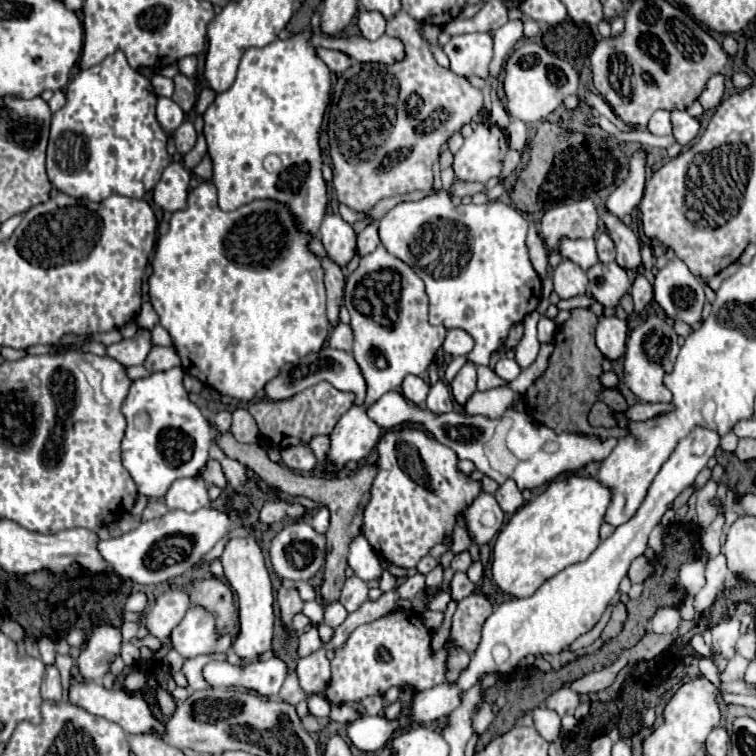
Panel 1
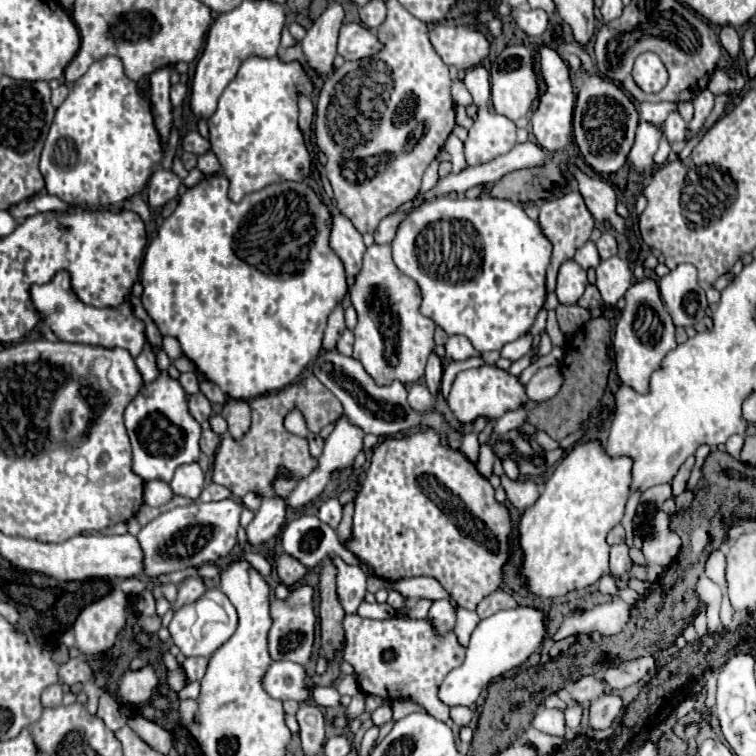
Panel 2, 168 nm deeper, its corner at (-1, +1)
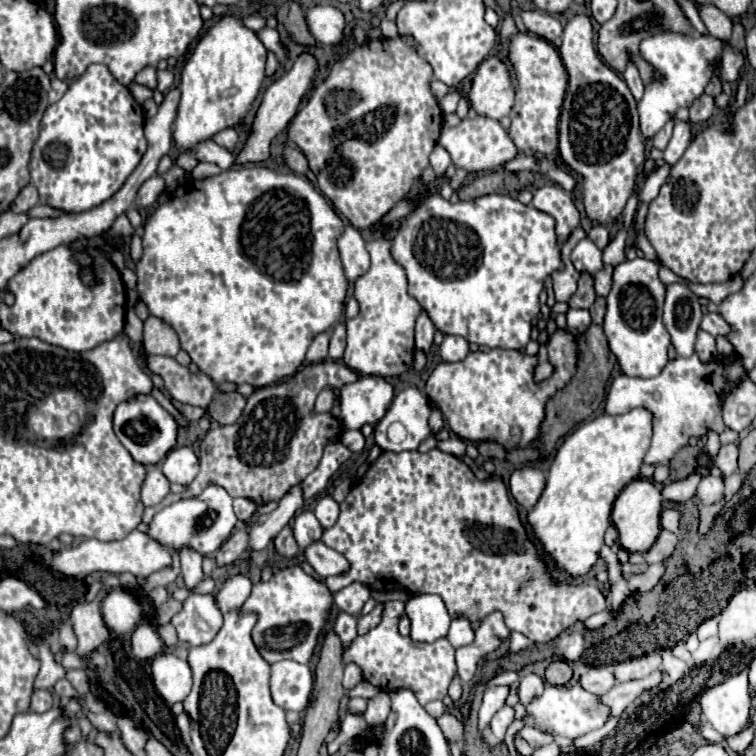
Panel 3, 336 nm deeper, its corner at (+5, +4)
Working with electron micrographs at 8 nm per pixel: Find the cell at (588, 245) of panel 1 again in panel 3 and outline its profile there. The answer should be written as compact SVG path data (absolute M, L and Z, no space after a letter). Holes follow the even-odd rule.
M582 238L572 250L570 258L578 272L588 272L590 276L594 276L600 268L604 268L602 250L590 238Z

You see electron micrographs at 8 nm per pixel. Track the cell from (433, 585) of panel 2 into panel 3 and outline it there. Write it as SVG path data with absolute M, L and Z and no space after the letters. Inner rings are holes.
M386 602L382 610L382 620L368 634L358 636L348 652L344 652L344 662L356 662L362 668L364 678L378 686L382 692L392 692L396 688L412 688L418 702L424 706L430 700L442 700L448 694L448 686L456 676L454 648L446 638L432 644L416 644L410 638L400 636L398 616L404 612L402 602Z

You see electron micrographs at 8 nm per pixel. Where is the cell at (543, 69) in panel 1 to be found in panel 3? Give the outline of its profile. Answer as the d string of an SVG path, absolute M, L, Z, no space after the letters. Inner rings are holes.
M488 56L478 66L466 98L480 116L488 116L494 120L508 116L514 100L508 64L504 64L504 60L496 56Z

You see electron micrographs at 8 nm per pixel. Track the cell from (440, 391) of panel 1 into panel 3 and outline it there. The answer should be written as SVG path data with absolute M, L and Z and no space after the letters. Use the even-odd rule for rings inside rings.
M422 310L418 320L416 320L416 348L428 352L430 346L432 346L434 332L436 332L436 328L434 328L430 316L426 314L426 310Z

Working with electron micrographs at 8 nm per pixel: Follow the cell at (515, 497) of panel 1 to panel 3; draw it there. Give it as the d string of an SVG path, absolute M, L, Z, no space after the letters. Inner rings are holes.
M520 468L510 476L510 492L514 500L526 510L532 510L536 506L544 486L544 472L538 468Z

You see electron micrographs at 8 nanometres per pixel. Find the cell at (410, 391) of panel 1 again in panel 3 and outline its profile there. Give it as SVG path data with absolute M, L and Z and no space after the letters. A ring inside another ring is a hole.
M406 388L394 396L388 412L384 418L374 426L374 440L382 450L388 452L402 452L402 450L416 450L422 440L426 440L432 430L428 424L430 418L430 400L418 388ZM392 422L400 422L406 428L406 440L400 444L392 444L386 438L388 426Z

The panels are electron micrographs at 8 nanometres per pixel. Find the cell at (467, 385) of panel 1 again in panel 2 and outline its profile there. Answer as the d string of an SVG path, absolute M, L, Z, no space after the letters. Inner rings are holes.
M494 365L460 371L448 395L448 405L460 423L472 423L480 415L488 419L498 419L504 411L516 409L524 401L528 401L528 397L524 393L524 385L518 383L518 377L496 369Z

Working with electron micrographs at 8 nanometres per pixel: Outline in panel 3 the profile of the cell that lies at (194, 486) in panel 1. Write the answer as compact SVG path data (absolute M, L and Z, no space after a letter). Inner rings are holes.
M176 446L172 448L166 458L162 460L162 472L170 482L176 484L190 484L198 474L198 458L190 446Z

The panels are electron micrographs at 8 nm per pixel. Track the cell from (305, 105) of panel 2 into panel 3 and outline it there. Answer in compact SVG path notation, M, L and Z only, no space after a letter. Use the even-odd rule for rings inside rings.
M264 28L264 30L258 30L256 34L258 34L260 42L262 42L268 50L276 52L276 56L278 56L280 62L286 60L286 52L284 52L284 48L282 48L282 44L280 44L280 36L278 36L278 32L276 32L274 28Z

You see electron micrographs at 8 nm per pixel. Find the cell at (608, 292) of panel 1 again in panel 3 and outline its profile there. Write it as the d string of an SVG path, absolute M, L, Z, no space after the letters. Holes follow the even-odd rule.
M604 266L600 272L596 272L594 288L596 288L596 296L608 296L612 288L612 266Z

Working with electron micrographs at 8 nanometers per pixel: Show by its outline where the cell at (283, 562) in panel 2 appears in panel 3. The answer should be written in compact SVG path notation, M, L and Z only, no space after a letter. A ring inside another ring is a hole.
M284 526L282 532L274 538L274 544L276 544L276 550L284 556L284 558L292 558L294 554L298 554L298 544L294 540L294 534L292 534L292 526Z

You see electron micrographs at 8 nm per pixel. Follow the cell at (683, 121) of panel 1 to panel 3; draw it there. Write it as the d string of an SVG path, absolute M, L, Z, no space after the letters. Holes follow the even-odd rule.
M670 120L670 122L652 138L652 146L658 148L658 150L664 150L666 144L668 144L668 140L670 140L670 136L672 136L672 128L674 128L674 120Z

